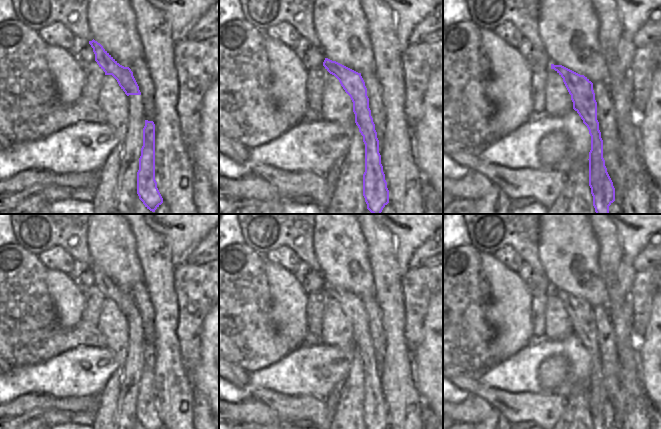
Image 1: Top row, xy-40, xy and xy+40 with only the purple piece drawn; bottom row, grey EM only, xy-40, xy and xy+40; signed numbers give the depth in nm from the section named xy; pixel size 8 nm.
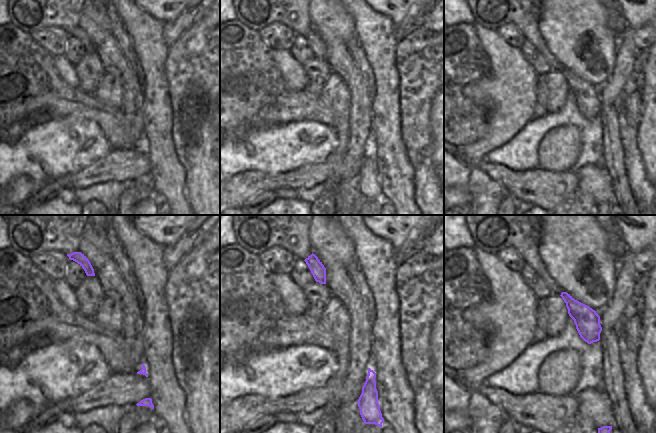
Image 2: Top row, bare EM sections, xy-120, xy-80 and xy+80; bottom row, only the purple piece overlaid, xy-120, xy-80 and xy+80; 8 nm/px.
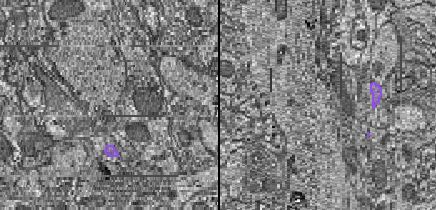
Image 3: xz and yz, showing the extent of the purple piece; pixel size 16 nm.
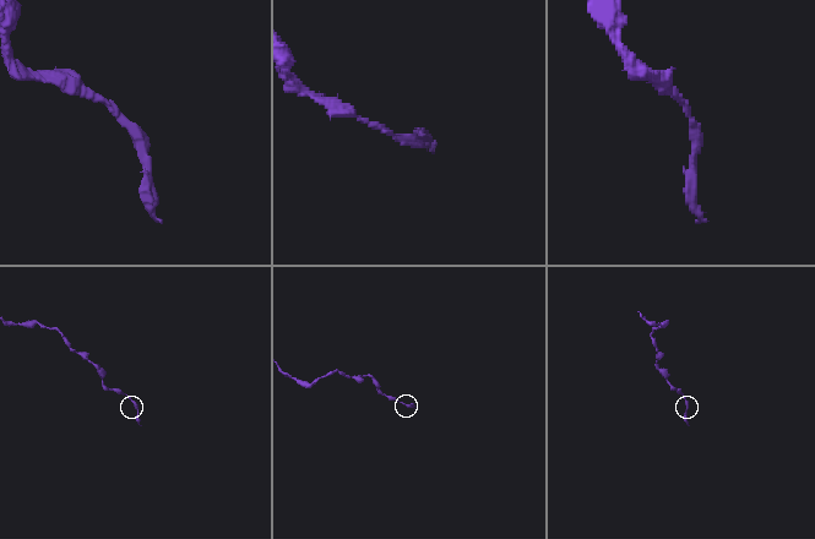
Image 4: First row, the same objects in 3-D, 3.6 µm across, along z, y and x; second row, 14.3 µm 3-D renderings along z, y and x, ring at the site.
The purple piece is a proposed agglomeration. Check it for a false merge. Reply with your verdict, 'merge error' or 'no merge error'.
no merge error

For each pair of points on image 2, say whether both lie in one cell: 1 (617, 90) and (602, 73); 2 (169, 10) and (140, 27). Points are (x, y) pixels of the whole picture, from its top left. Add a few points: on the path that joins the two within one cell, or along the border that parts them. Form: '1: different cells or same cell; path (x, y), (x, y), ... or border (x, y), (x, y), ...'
1: different cells; border (616, 57), (610, 78), (600, 88)
2: different cells; border (143, 10), (162, 23)

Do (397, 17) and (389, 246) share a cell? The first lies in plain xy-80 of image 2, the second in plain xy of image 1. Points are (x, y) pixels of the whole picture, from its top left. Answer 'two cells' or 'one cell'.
two cells

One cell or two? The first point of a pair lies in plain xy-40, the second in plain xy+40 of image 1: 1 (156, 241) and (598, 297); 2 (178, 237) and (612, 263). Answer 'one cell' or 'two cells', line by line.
1: two cells
2: two cells

